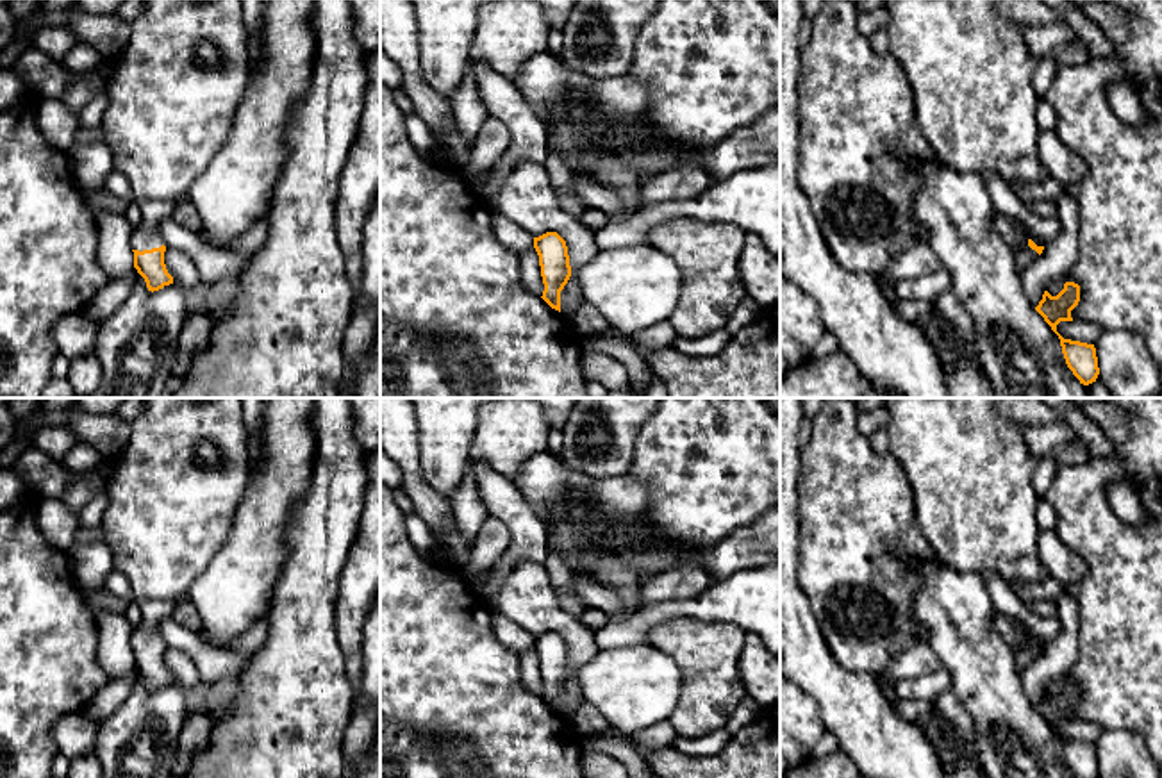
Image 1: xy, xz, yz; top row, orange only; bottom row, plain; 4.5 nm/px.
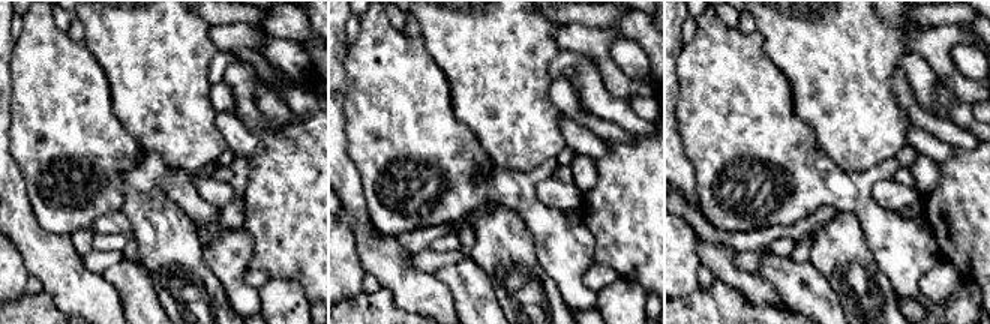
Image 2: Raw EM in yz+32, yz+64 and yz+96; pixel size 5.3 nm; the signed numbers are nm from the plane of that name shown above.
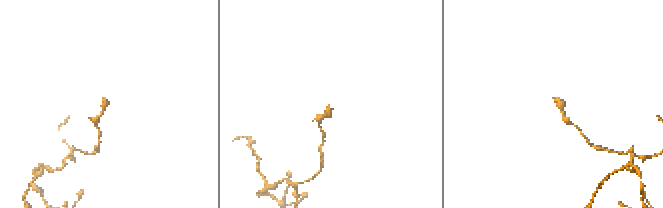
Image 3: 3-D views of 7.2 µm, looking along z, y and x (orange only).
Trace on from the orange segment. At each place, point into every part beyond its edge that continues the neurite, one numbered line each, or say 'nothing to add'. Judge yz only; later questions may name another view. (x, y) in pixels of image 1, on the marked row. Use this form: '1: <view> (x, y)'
1: yz (1009, 229)

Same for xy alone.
1: xy (147, 234)

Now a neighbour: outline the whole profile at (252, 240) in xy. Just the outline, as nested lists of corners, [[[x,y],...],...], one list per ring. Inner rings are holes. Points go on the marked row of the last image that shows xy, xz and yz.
[[[261,219],[255,225],[252,225],[243,236],[236,239],[237,255],[248,259],[253,253],[257,253],[268,237],[268,230],[270,225],[266,219]]]

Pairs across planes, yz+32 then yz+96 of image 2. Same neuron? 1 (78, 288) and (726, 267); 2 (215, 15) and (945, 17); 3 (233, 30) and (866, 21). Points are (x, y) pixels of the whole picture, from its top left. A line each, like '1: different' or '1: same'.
1: same
2: same
3: different

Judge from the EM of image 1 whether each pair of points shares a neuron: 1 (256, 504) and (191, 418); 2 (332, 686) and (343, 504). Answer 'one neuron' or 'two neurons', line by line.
1: two neurons
2: one neuron

